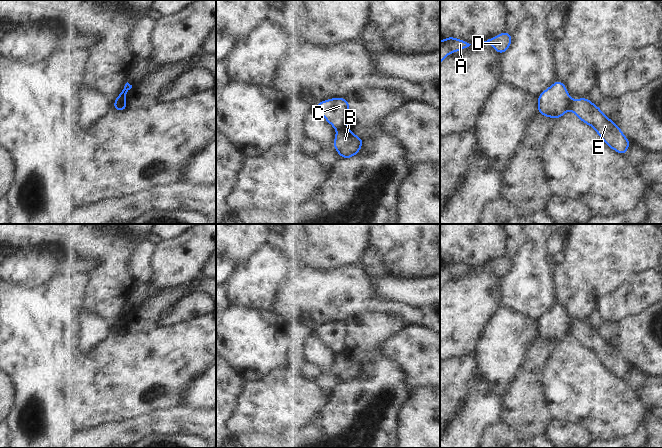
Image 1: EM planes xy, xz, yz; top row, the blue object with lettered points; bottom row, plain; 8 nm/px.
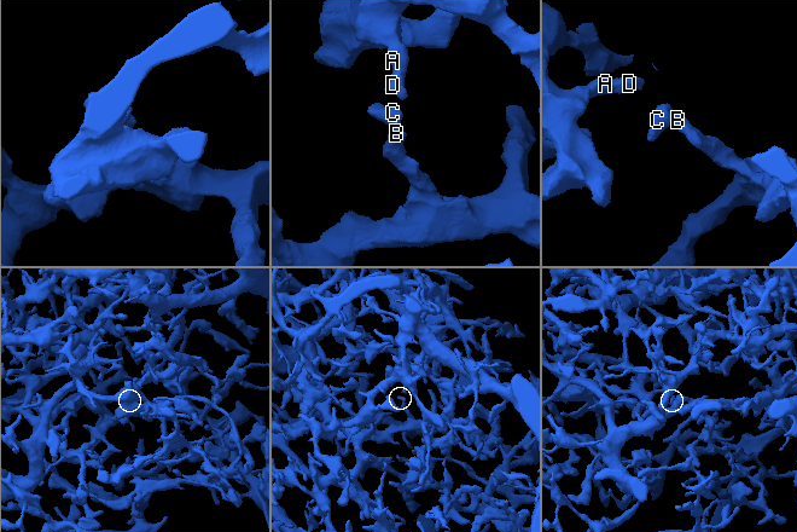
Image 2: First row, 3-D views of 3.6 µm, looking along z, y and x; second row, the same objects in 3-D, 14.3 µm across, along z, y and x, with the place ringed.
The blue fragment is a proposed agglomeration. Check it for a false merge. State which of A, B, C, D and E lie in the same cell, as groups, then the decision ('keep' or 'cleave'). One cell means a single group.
A B D E / C | cleave

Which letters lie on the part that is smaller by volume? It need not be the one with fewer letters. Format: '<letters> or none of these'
C

